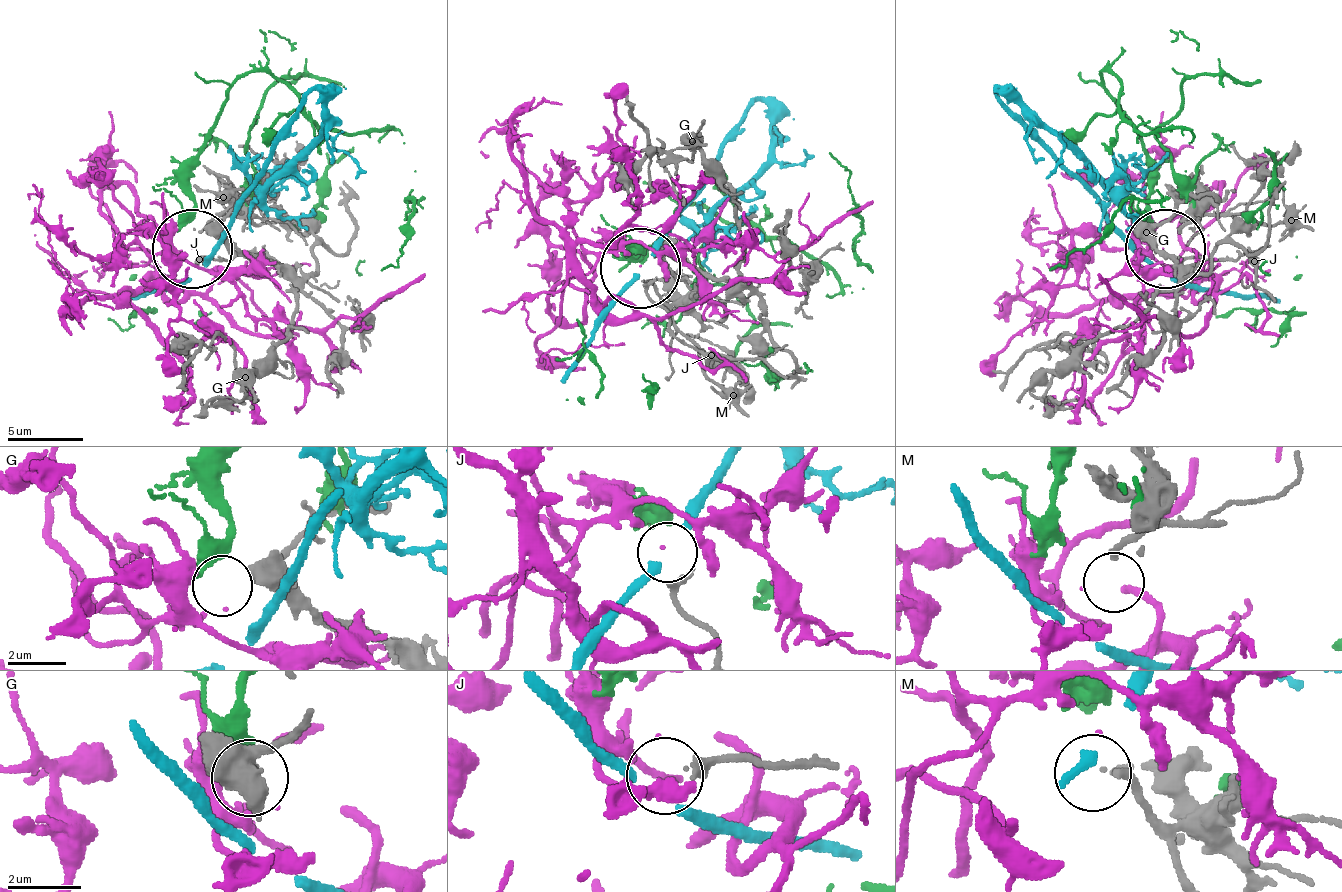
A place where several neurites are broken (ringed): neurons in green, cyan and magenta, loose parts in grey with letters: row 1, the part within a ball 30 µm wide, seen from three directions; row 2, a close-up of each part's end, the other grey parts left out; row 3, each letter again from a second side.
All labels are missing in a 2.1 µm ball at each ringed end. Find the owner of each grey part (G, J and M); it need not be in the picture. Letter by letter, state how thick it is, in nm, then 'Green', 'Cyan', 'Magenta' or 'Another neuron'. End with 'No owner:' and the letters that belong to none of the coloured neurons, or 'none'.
G: Thickness 440 nm. Another neuron
J: Thickness 280 nm. Another neuron
M: Thickness 220 nm. Magenta
No owner: G, J

